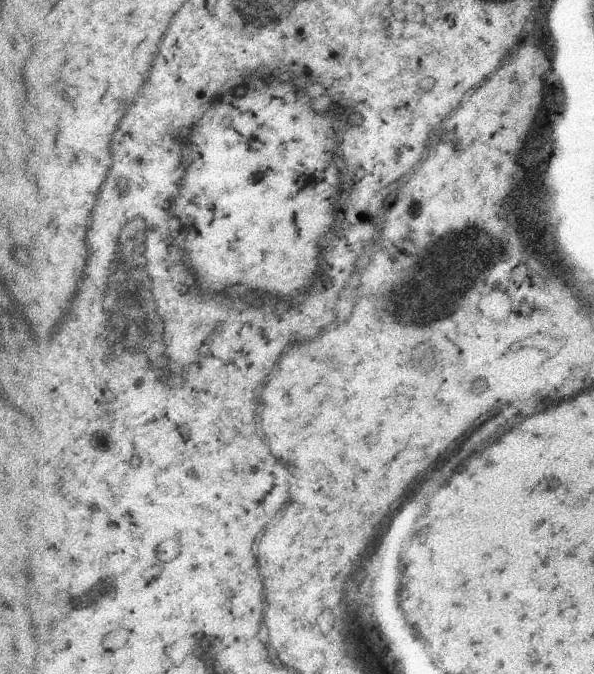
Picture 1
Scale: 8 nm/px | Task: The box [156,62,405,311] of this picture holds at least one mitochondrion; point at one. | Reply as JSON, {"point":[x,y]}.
{"point":[195,81]}

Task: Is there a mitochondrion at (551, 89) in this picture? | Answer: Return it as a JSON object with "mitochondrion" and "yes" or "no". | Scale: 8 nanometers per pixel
{"mitochondrion":"no"}

